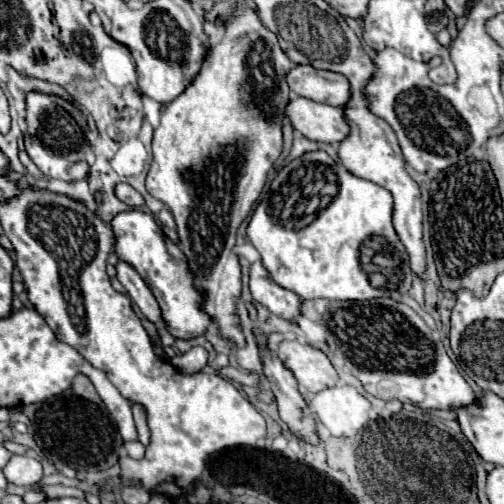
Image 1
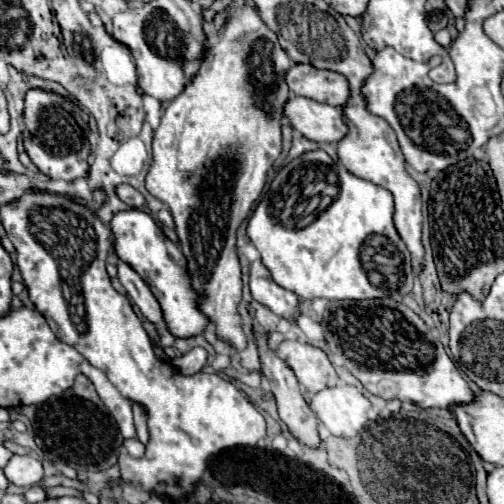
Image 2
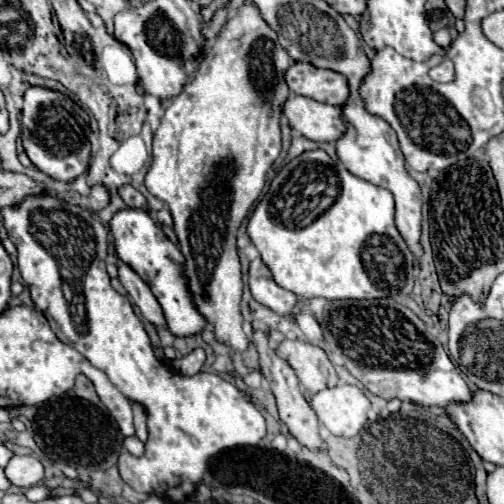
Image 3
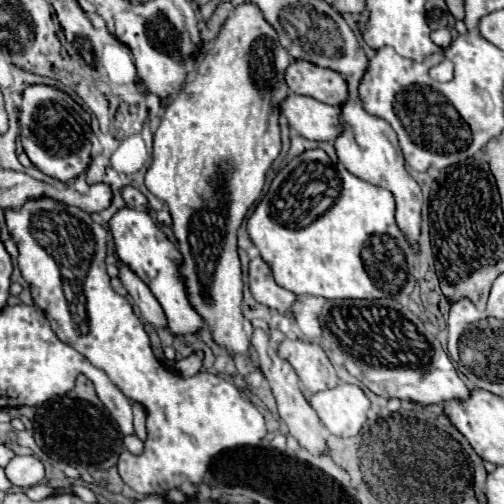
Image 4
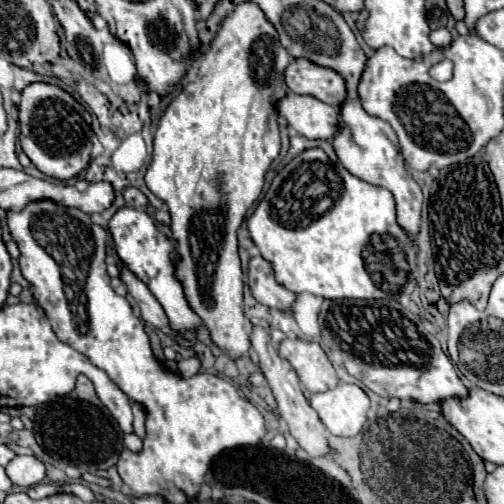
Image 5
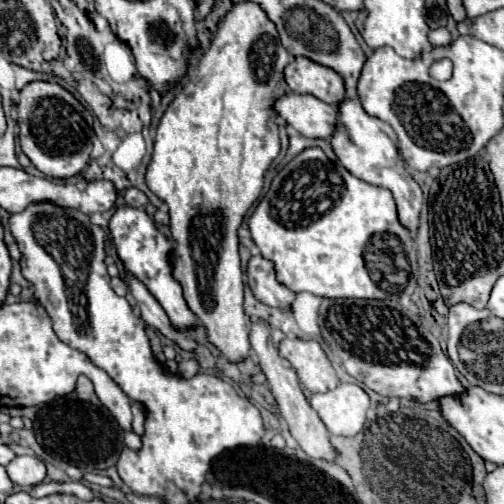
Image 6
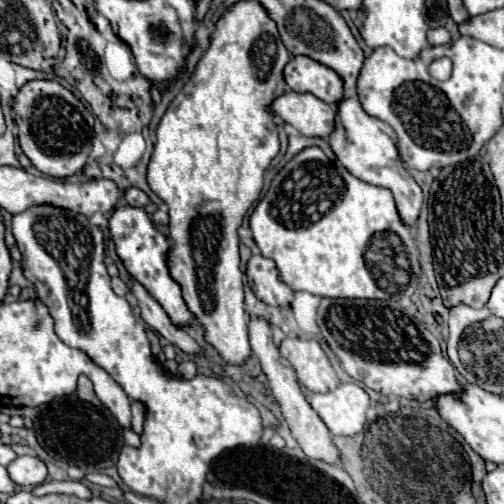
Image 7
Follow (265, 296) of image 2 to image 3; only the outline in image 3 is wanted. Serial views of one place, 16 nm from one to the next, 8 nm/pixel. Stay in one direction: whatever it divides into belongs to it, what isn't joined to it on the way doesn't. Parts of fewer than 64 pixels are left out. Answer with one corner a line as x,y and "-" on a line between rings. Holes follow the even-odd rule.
262,258
250,262
250,292
260,304
272,308
278,314
282,316
294,314
294,304
298,296
290,290
280,288
272,280
272,272
268,272
268,266
262,262

